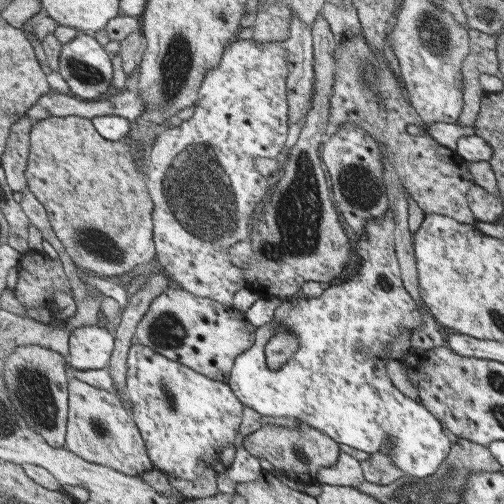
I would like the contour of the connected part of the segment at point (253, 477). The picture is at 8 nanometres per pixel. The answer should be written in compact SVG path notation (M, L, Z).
M240 432L237 433L234 442L236 455L235 459L225 473L218 474L218 485L221 493L238 494L238 486L246 482L255 482L262 476L265 470L257 457L253 456L245 447L246 439Z

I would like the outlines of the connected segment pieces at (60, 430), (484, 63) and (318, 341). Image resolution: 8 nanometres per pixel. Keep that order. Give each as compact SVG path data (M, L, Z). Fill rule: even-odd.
M39 344L18 346L8 356L4 367L7 378L7 394L12 404L25 417L28 425L42 434L54 447L63 447L66 443L70 417L70 388L67 358L56 350Z
M468 27L469 55L461 62L463 75L463 105L457 123L461 126L473 126L479 113L479 103L485 94L479 87L479 75L498 76L496 58L496 36Z
M388 210L381 218L367 220L355 248L355 254L359 256L355 274L340 285L330 286L320 297L306 298L298 295L284 298L284 304L277 309L273 322L257 327L253 348L235 358L228 383L245 406L260 412L262 416L294 417L355 450L367 454L385 453L405 475L421 480L431 477L443 464L450 452L451 443L441 431L440 421L421 403L405 398L397 388L393 388L385 374L386 362L391 359L386 355L386 344L392 342L392 338L396 338L402 328L410 333L423 323L416 302L401 284L397 255L393 250L394 230L393 213ZM281 327L291 329L300 338L301 346L295 356L283 364L281 370L273 370L266 361L265 348Z

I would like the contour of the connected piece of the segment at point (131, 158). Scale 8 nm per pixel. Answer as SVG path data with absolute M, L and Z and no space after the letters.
M79 116L50 117L36 122L31 140L26 170L28 190L47 209L57 236L65 242L76 266L101 277L117 277L132 275L141 266L152 264L158 254L153 220L155 202L145 186L147 167L138 154L138 146L128 136L117 141L103 138L91 119Z

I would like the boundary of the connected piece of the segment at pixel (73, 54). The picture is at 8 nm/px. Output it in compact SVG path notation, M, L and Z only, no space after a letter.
M79 32L73 40L63 45L61 50L60 75L68 84L74 96L99 101L103 94L111 92L113 87L113 61L111 56L103 50L103 46L93 38Z

